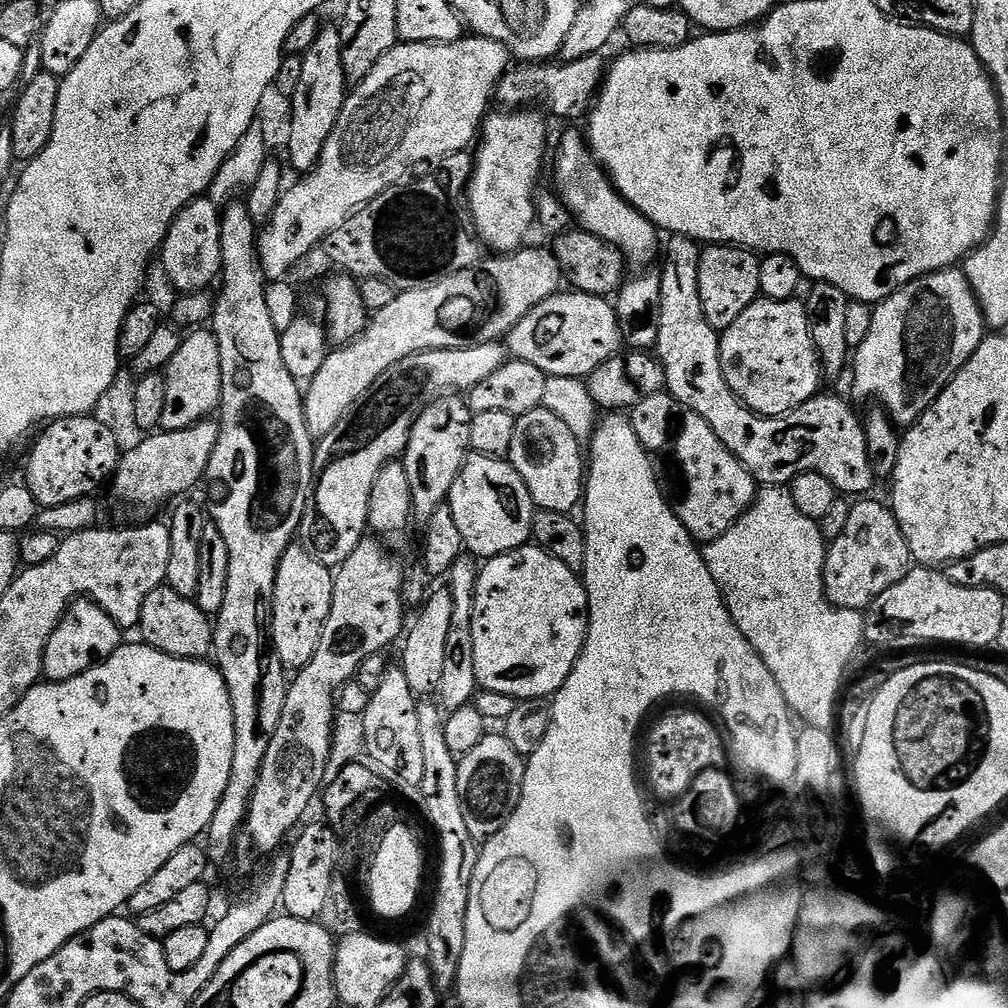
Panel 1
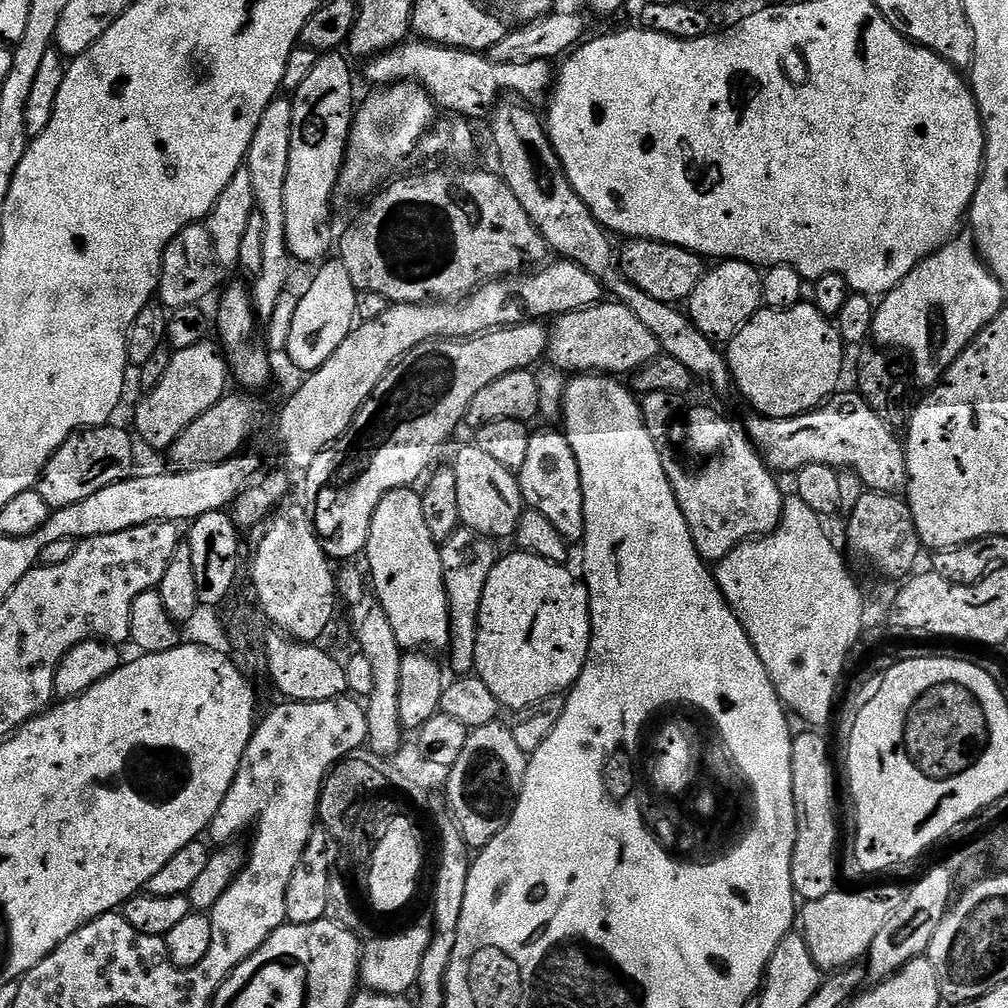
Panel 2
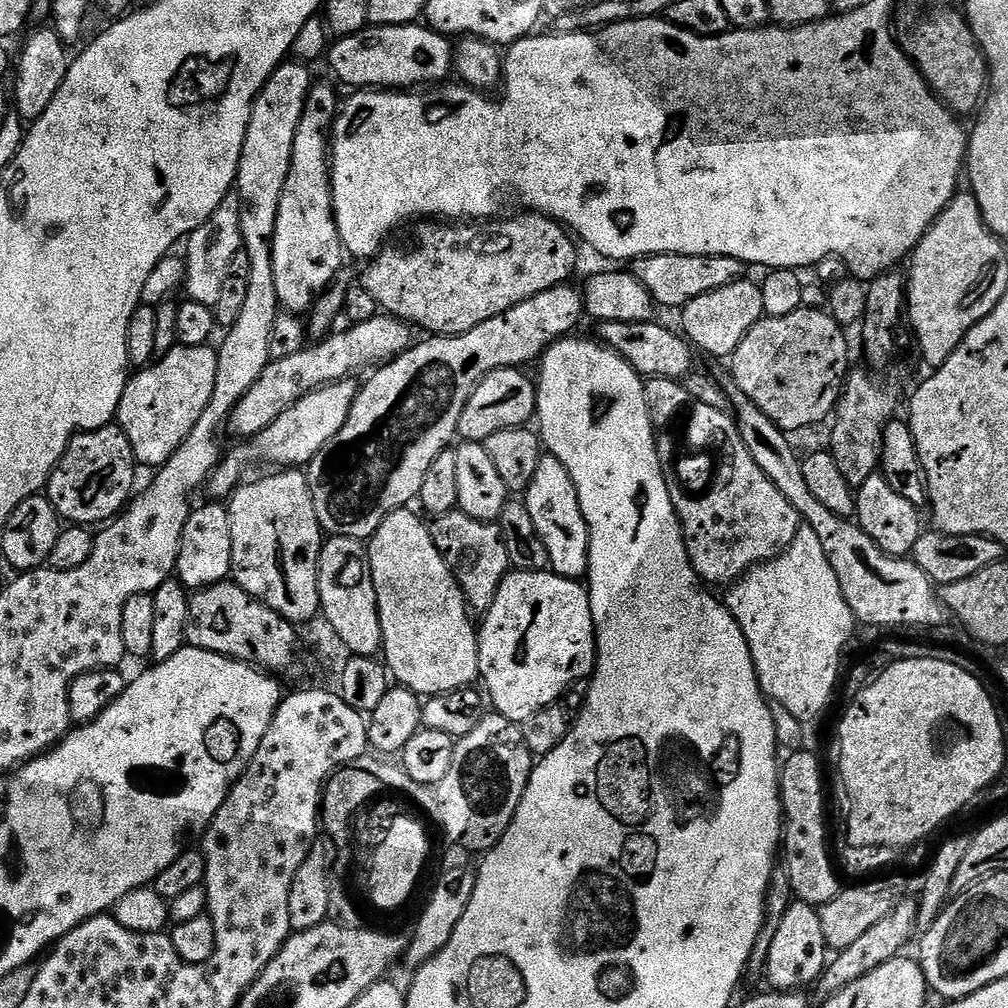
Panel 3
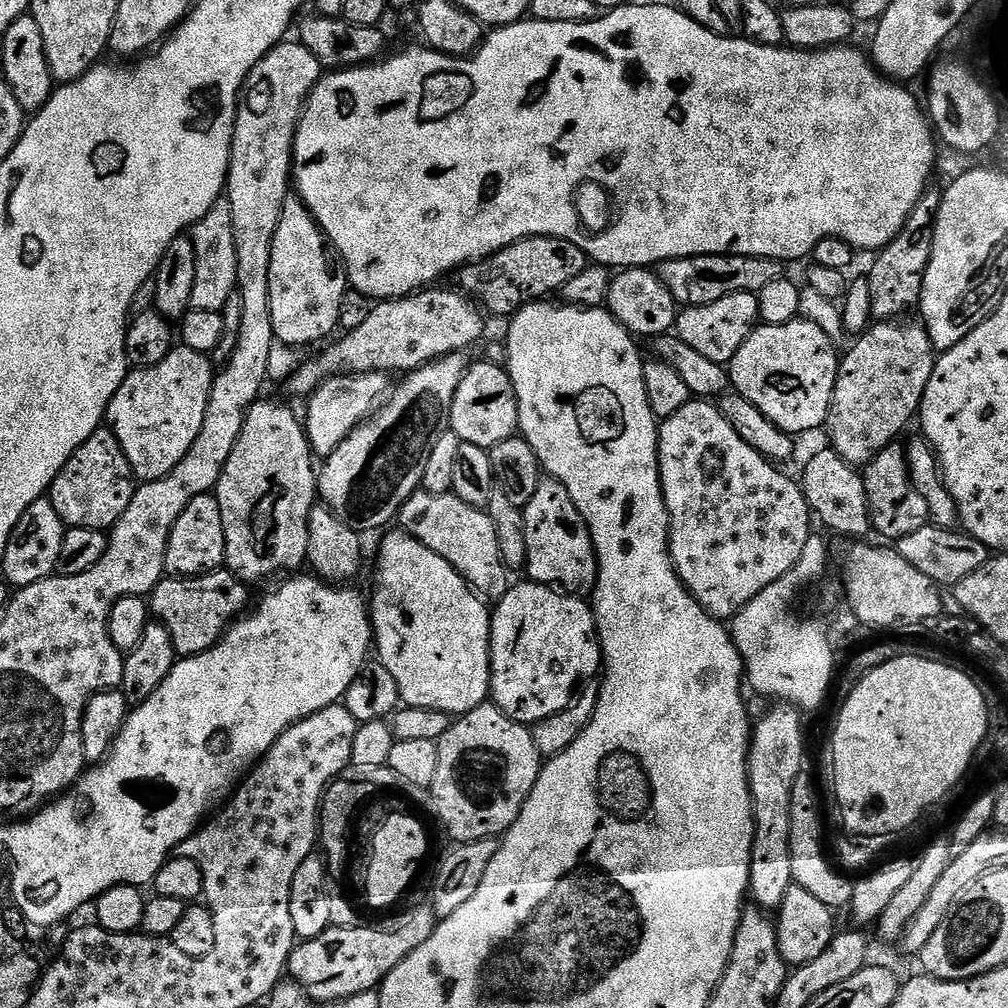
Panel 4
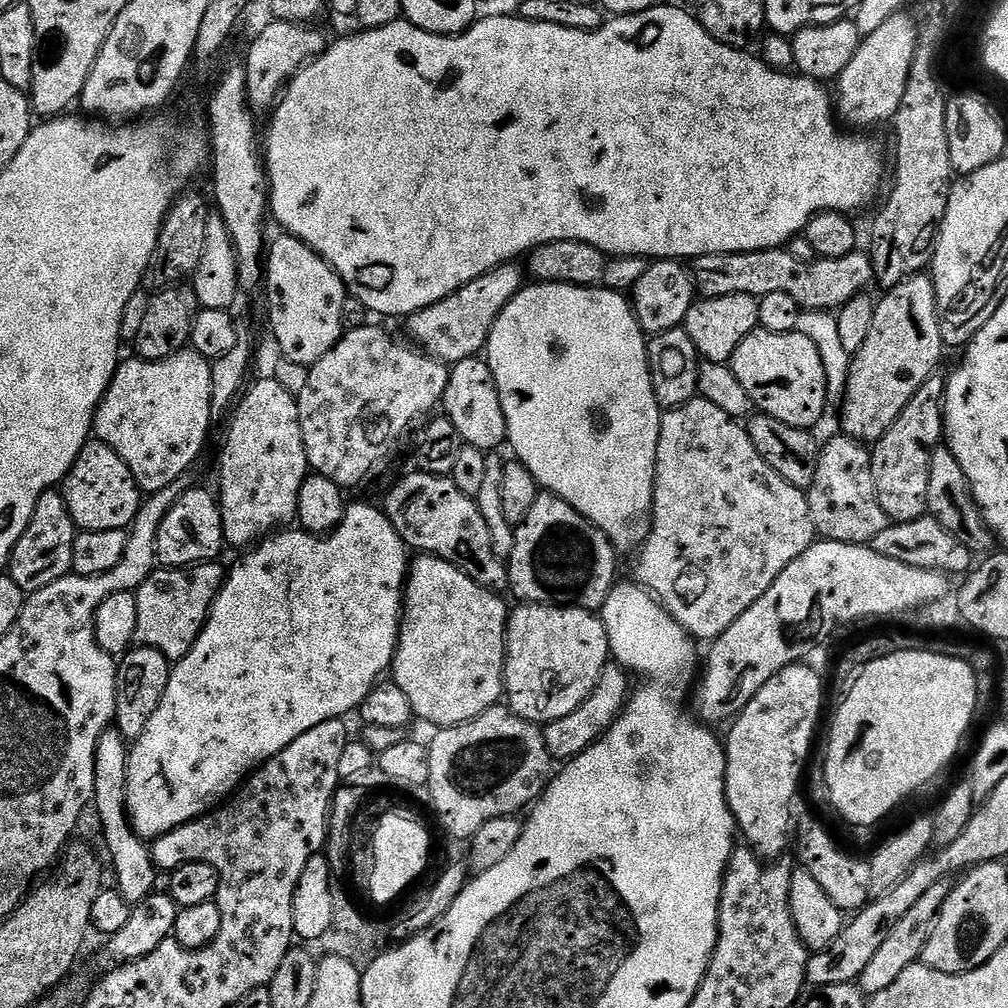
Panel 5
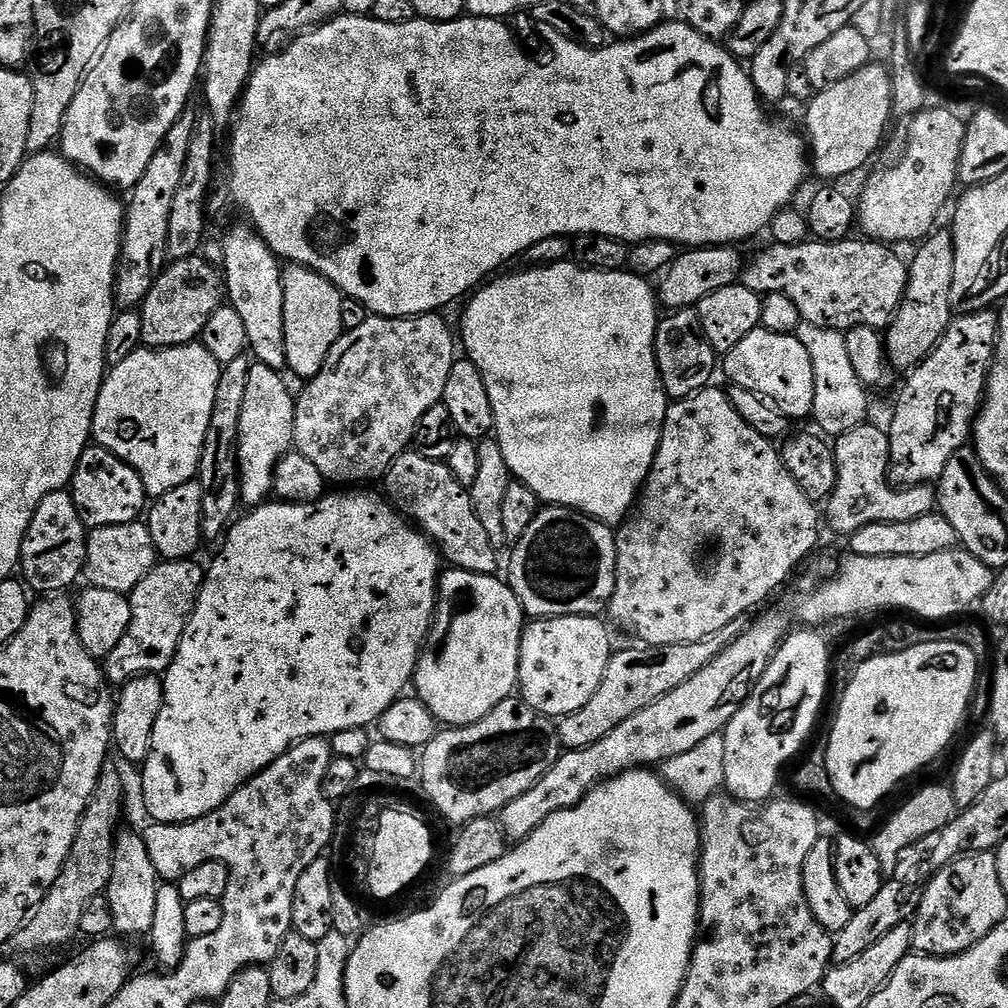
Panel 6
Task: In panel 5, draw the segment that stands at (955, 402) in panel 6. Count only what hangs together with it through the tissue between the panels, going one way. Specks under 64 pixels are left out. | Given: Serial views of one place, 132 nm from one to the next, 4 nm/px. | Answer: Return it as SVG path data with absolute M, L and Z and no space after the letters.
M932 375L918 394L910 398L906 410L898 414L894 426L890 426L890 430L886 430L871 449L878 502L893 524L914 522L928 515L926 490L930 487L930 458L932 450L941 447L944 440L945 385L943 379L939 380L939 375Z

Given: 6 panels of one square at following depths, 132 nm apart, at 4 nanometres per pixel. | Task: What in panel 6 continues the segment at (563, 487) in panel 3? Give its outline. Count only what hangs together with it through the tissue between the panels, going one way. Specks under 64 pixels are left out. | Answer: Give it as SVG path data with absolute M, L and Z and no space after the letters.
M541 507L540 513L526 526L526 534L515 541L512 573L506 576L518 602L532 618L545 616L595 616L608 607L616 585L616 533L609 525L592 516L584 516L573 508Z

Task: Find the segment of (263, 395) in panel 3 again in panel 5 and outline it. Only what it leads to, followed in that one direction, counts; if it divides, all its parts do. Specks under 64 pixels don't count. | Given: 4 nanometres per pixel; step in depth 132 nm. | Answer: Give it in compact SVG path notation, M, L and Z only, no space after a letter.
M519 263L502 264L482 278L474 278L474 282L462 286L462 290L442 298L442 302L434 302L434 306L426 306L421 312L407 317L406 324L408 324L409 332L407 335L429 356L449 366L462 362L471 356L480 356L485 351L490 338L490 330L494 326L498 314L502 314L502 310L519 294L525 284L526 272Z

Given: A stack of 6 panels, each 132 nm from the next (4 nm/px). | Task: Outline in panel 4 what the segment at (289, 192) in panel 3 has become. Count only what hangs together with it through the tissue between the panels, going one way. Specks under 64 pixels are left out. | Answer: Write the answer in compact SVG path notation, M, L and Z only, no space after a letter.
M290 194L282 206L270 254L270 314L279 343L316 344L340 328L338 309L350 285L343 267L332 268L328 252L330 256L330 245L312 212L299 196Z

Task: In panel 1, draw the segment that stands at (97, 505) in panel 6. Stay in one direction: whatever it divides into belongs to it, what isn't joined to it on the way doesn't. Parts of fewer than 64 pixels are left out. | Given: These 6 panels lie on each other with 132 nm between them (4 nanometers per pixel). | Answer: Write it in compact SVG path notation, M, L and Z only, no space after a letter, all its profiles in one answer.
M95 415L67 416L53 420L41 432L44 433L40 437L35 437L36 445L28 456L28 465L22 476L23 483L28 485L30 494L34 494L41 509L92 496L95 488L104 479L105 483L120 464L122 450L114 434L110 434L110 430L106 430L106 426L102 426Z

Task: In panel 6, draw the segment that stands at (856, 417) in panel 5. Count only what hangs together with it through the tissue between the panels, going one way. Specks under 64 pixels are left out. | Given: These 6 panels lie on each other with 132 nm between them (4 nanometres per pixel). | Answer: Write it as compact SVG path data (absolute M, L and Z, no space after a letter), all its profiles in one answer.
M940 226L919 245L916 257L908 264L908 285L904 291L904 300L896 311L896 317L886 329L886 359L894 369L911 370L932 353L933 348L940 343L944 331L954 319L950 290L954 282L954 238L947 227Z

